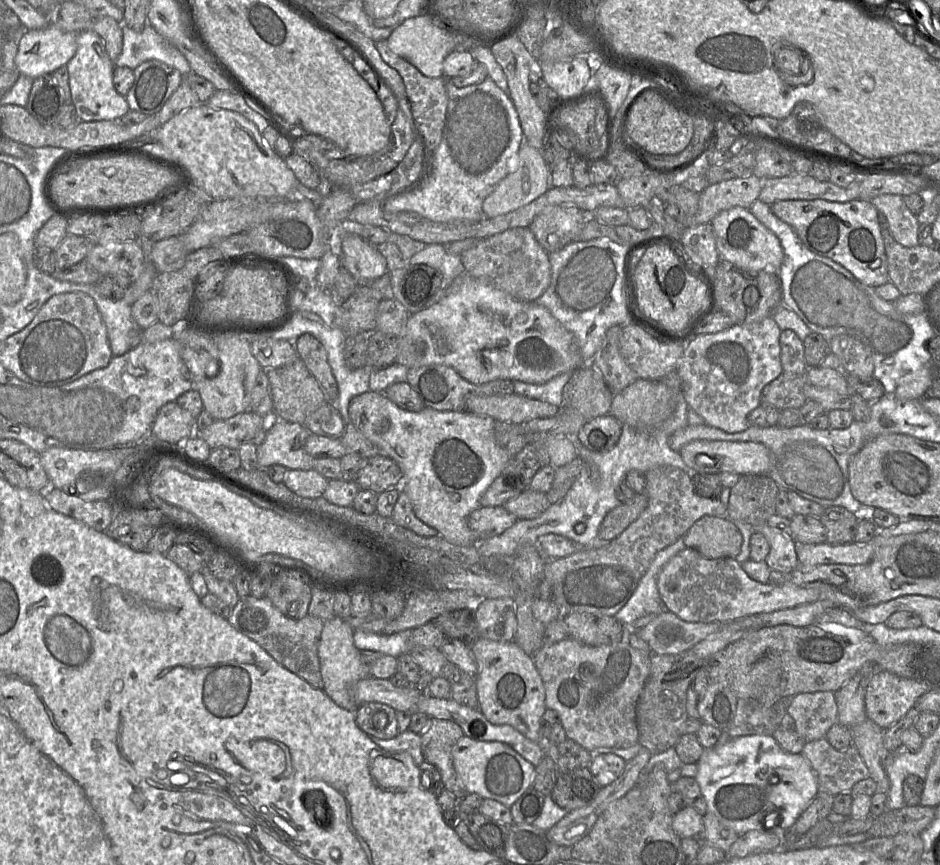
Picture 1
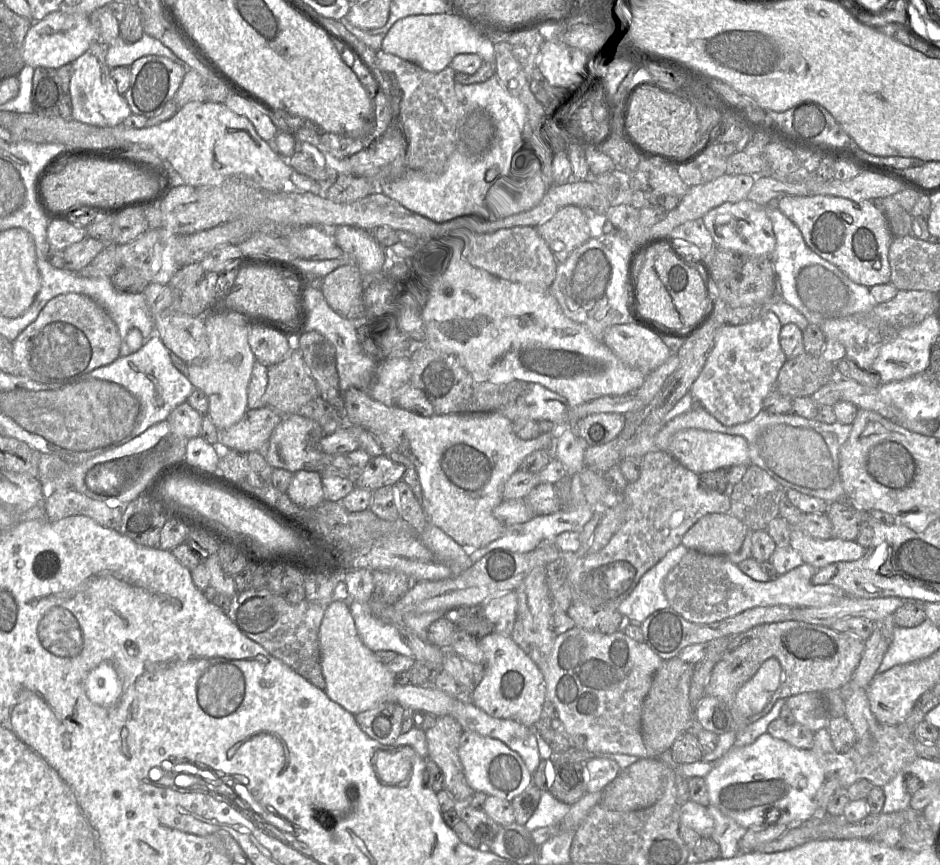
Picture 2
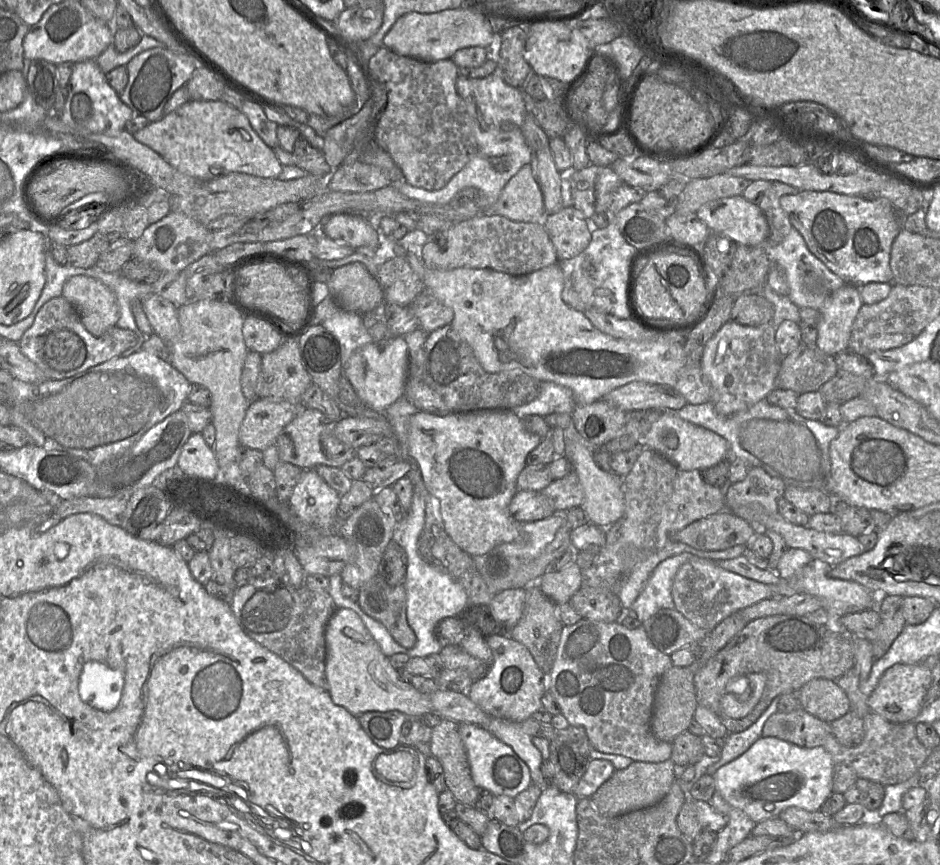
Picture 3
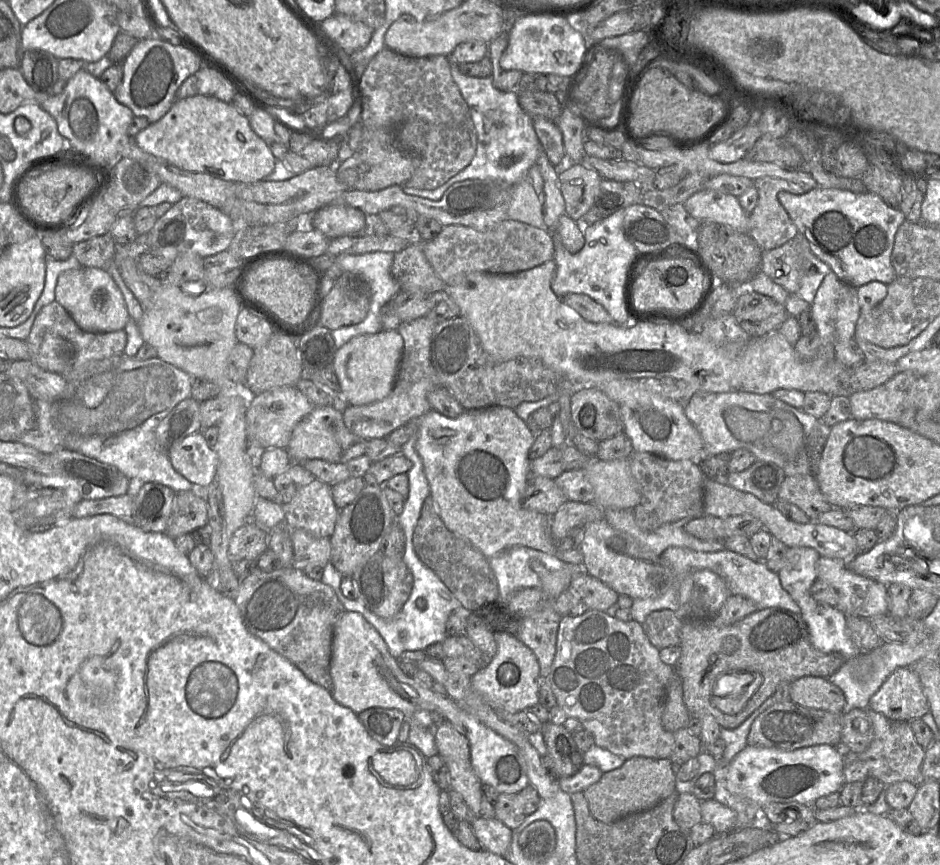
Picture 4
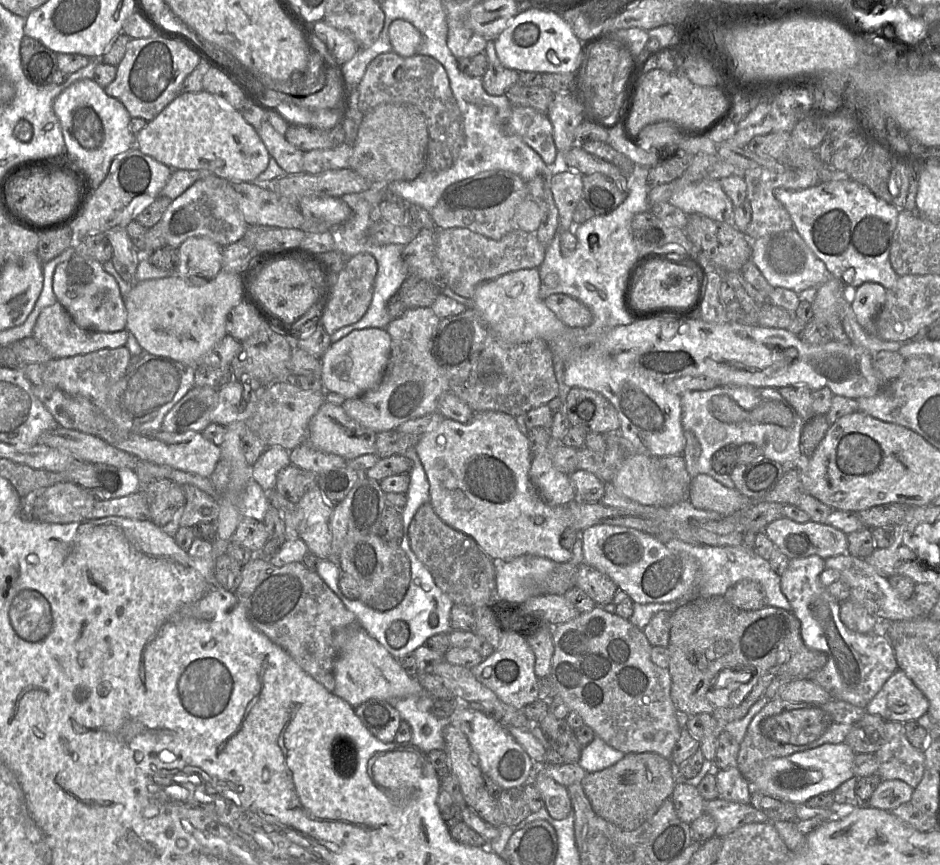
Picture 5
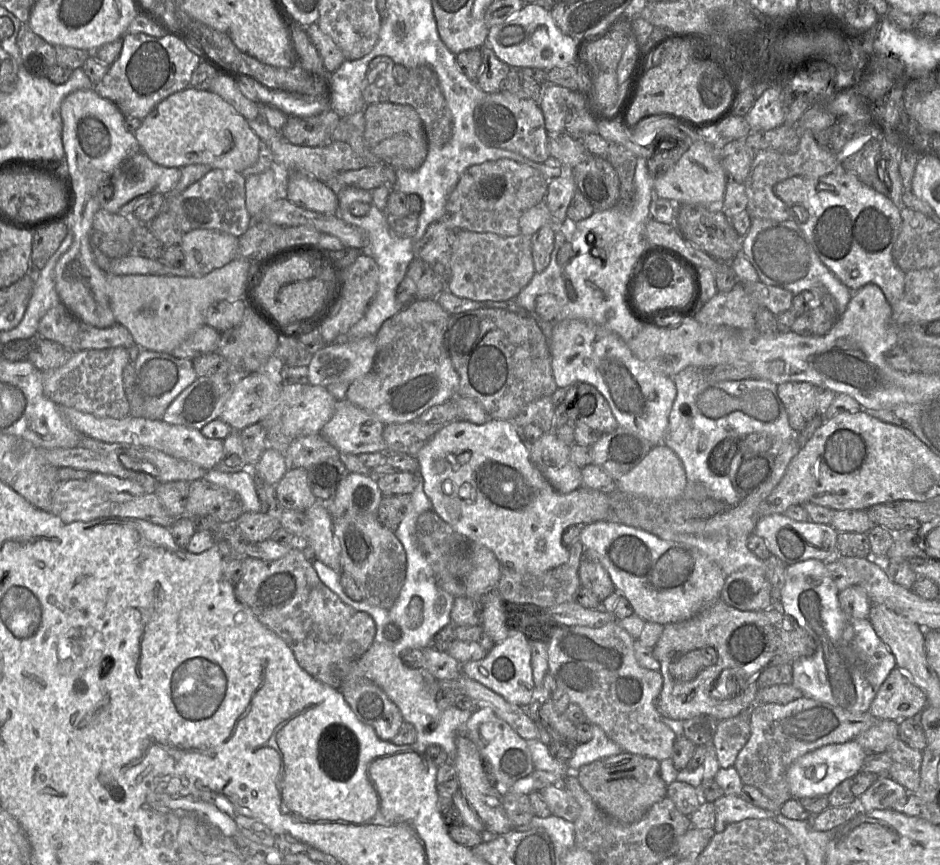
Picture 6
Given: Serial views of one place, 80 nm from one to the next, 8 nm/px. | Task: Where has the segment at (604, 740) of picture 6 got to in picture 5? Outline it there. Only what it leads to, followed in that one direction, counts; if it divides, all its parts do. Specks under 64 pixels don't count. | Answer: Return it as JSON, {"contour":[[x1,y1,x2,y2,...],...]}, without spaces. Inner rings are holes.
{"contour":[[595,734,594,740,581,750,578,765,588,773,601,771,620,761,625,754,606,744]]}

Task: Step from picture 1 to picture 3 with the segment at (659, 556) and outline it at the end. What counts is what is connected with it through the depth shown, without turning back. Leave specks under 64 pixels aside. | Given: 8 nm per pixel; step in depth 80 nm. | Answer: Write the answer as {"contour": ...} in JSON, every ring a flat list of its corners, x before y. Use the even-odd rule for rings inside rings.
{"contour":[[688,552,672,555,661,561,650,574,630,609,641,622,660,609,674,609,672,585,679,568,693,557]]}

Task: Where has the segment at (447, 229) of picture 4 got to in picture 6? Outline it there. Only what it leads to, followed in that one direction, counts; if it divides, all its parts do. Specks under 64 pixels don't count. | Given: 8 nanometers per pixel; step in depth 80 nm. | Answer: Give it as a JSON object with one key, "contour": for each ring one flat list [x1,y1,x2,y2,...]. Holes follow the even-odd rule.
{"contour":[[457,230,452,244,451,277,446,288,454,295,479,302,513,300,535,274,531,236,503,237]]}

